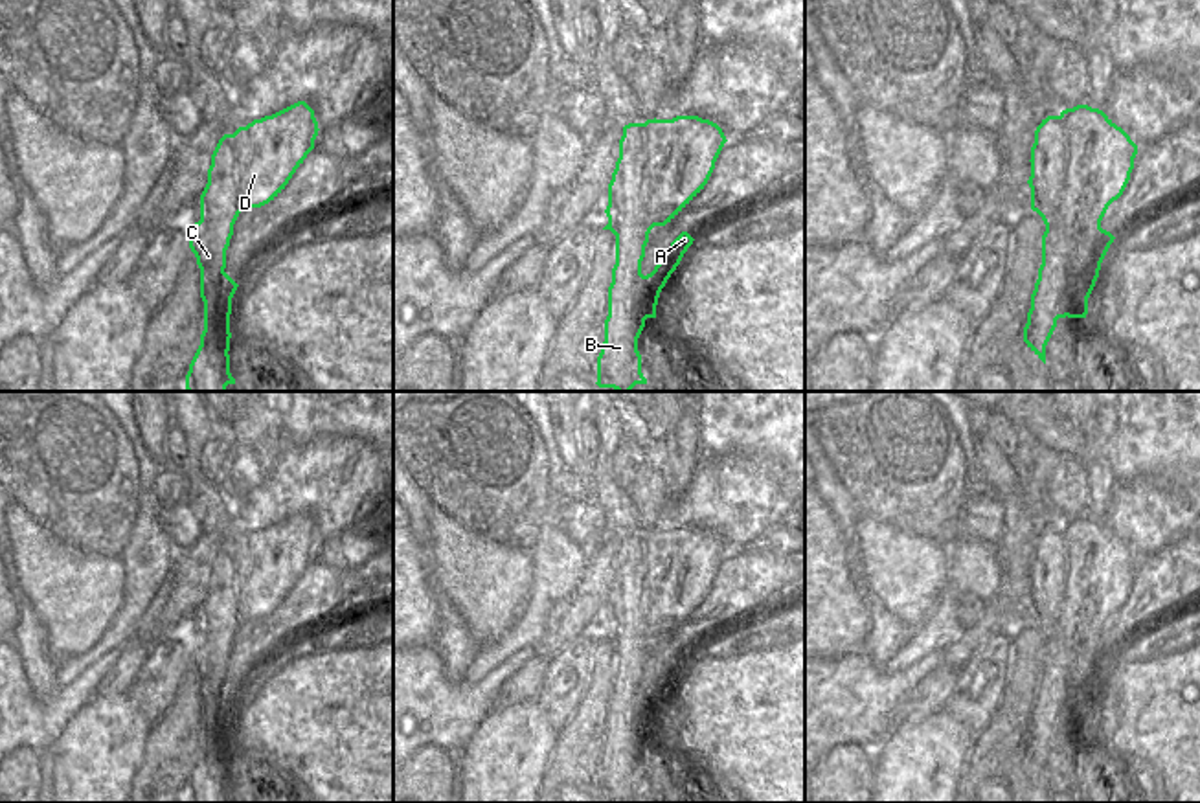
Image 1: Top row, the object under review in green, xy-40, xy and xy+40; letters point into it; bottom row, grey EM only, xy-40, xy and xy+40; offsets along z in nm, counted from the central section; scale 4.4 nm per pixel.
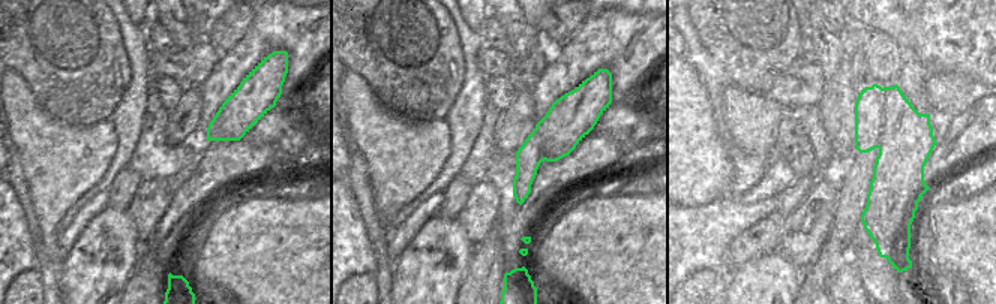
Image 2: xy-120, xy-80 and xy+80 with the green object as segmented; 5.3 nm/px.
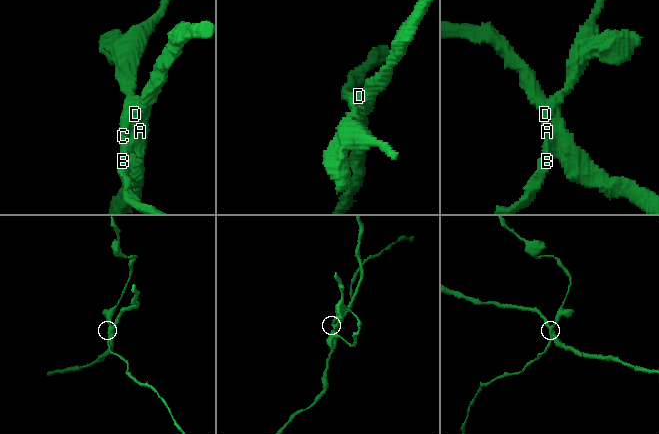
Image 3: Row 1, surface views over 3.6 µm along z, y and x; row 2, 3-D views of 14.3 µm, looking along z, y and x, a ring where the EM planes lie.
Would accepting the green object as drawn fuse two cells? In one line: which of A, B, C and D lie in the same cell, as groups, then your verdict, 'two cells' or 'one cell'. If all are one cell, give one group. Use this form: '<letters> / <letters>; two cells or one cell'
A D / B C; two cells

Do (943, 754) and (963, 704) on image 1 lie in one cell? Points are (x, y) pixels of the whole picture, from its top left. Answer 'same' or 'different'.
different

